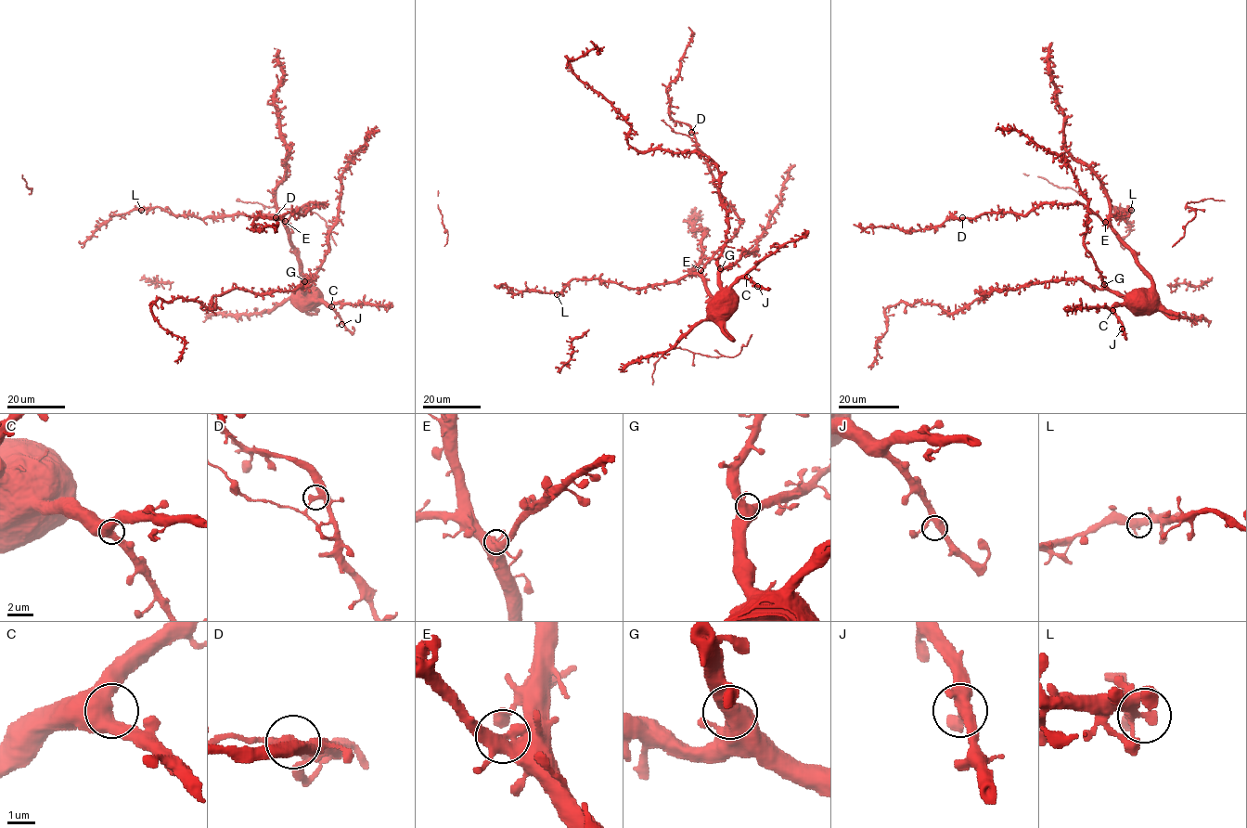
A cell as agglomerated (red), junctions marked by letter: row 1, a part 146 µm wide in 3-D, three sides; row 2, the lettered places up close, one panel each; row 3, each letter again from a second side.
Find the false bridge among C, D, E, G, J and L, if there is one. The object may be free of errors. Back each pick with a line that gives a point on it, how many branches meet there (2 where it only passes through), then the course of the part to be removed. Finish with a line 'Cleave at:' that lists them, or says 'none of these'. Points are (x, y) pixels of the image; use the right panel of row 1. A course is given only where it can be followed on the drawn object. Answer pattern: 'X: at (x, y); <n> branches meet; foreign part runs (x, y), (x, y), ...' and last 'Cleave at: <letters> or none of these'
D: at (962, 217); 3 branches meet; foreign part runs (962, 218), (957, 219), (949, 214)
Cleave at: D

